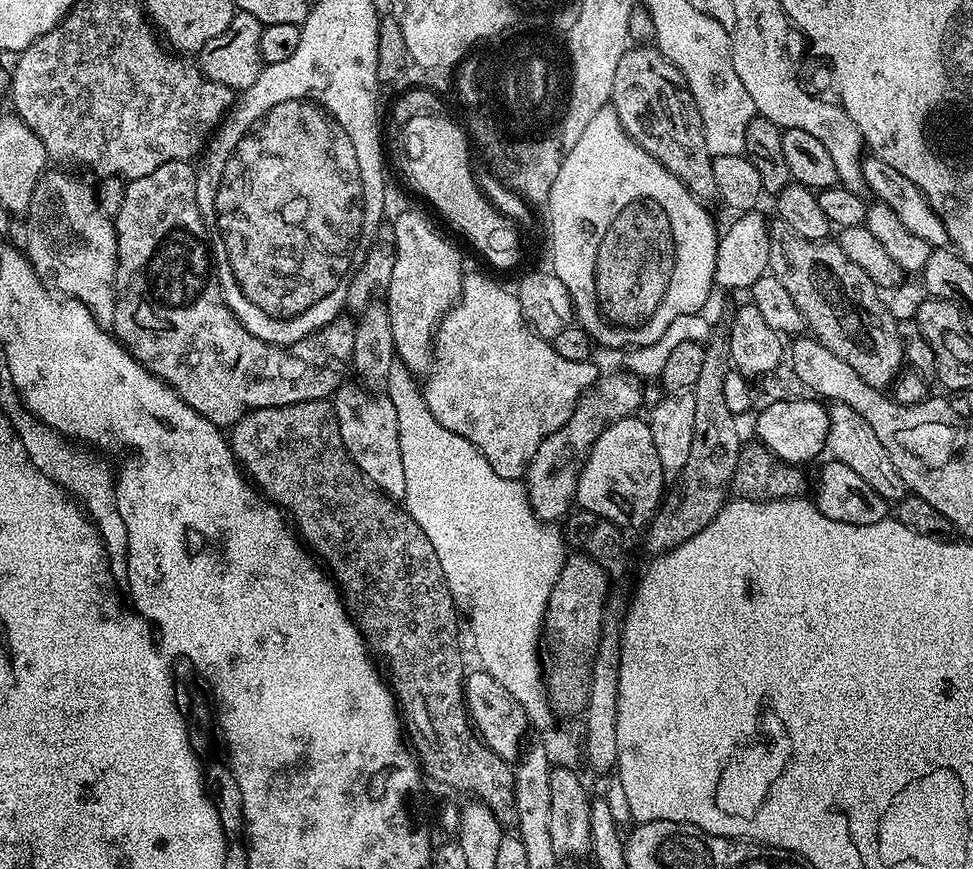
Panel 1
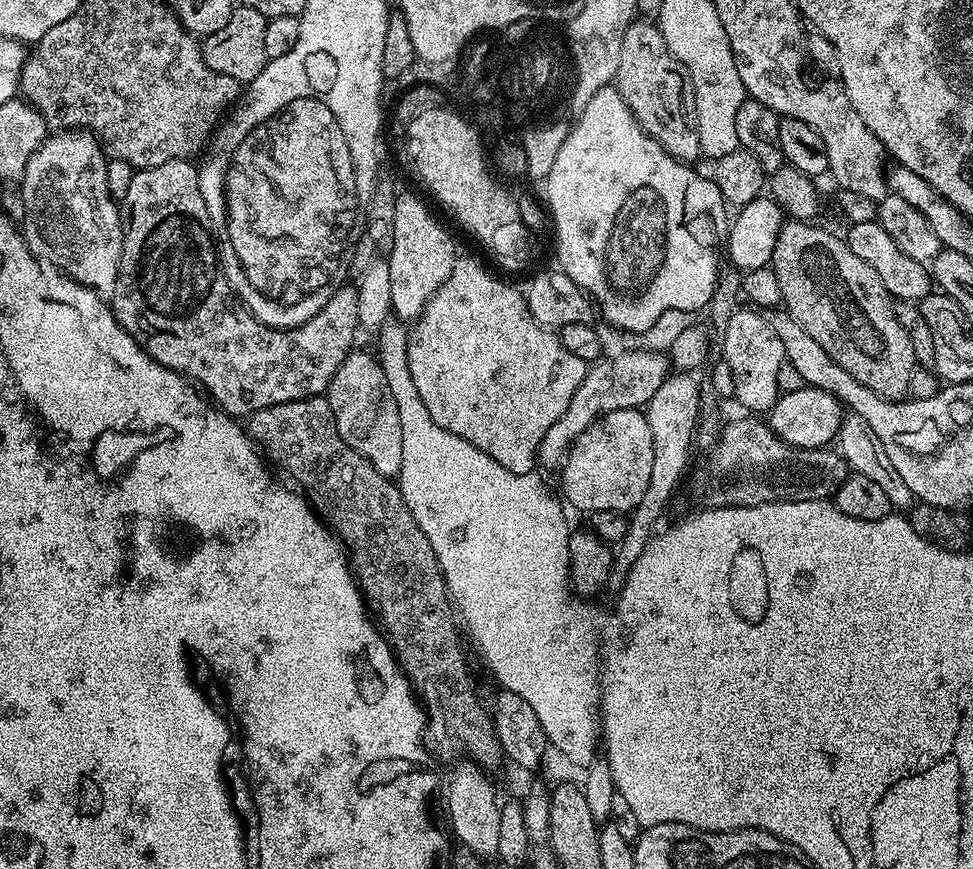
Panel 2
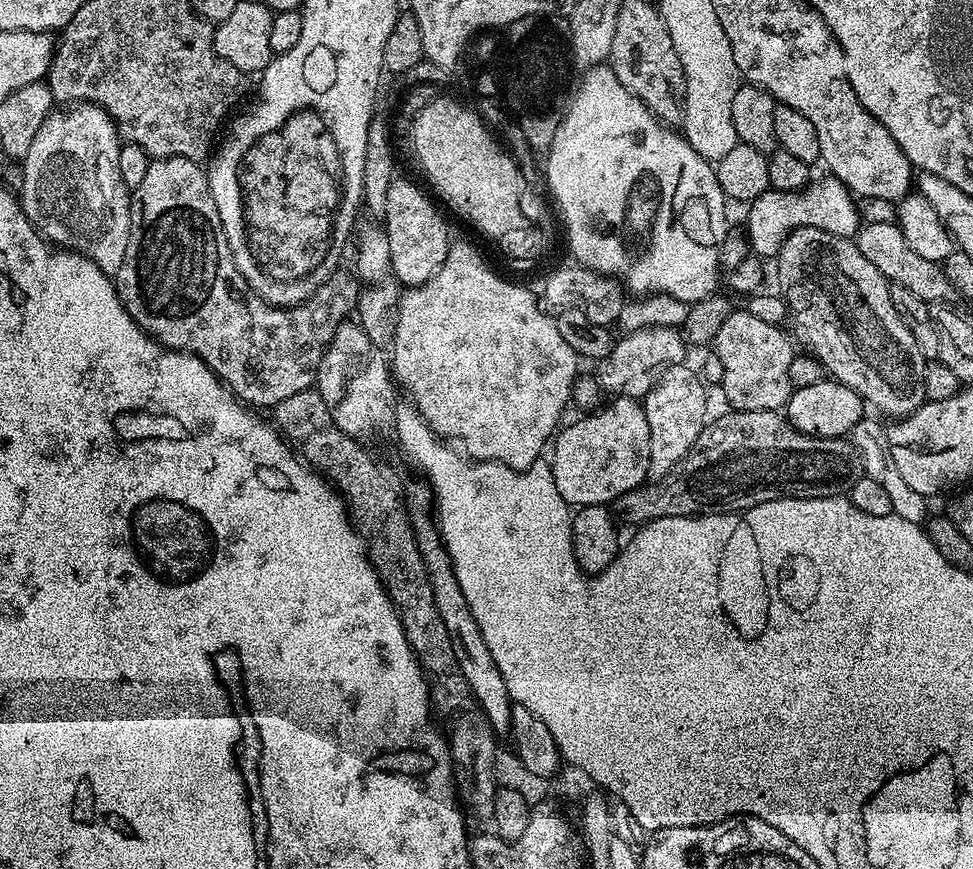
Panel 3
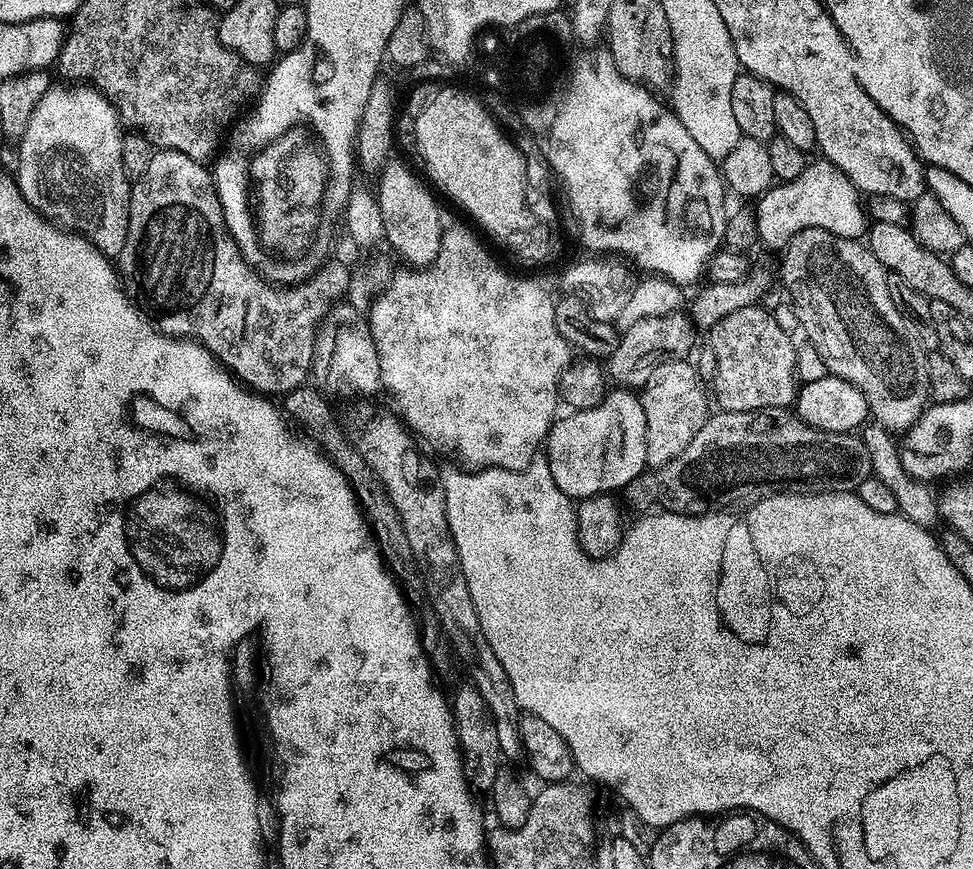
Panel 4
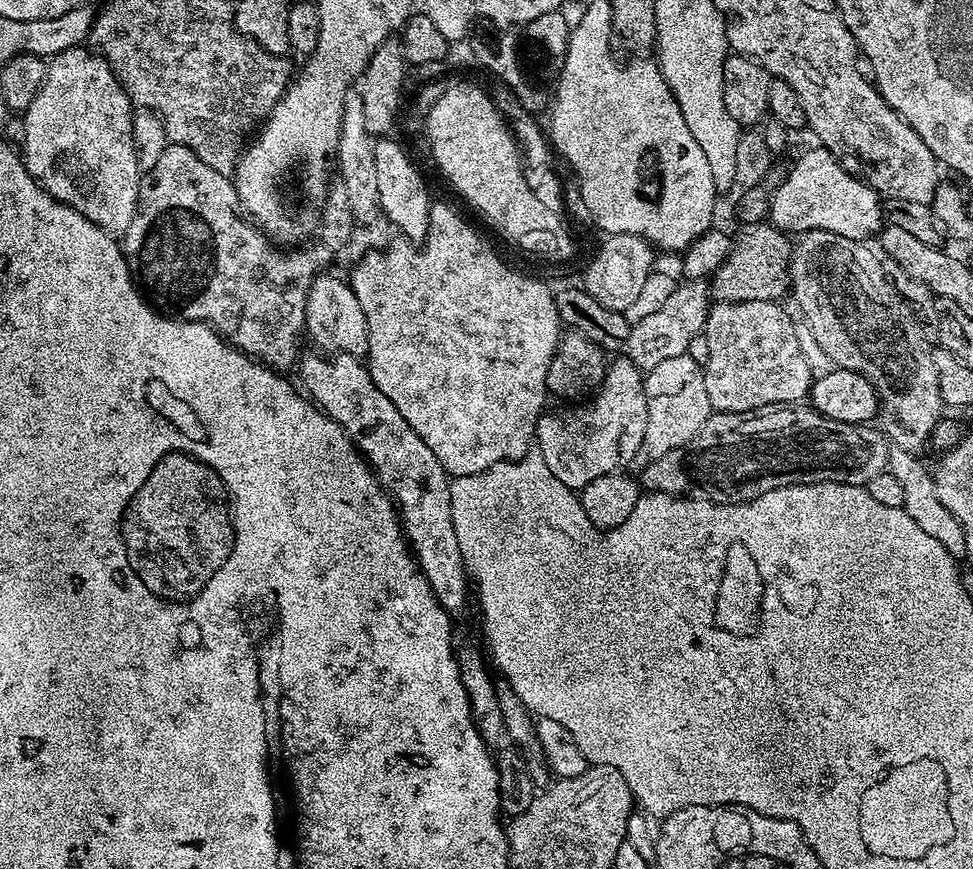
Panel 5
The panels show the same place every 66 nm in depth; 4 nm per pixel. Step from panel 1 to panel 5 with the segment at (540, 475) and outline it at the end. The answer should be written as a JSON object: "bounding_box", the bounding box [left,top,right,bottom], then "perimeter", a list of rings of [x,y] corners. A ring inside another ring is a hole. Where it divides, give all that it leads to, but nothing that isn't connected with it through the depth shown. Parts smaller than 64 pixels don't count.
{"bounding_box":[626,279,710,370],"perimeter":[[[685,279],[684,284],[677,283],[673,293],[660,308],[632,325],[626,355],[629,360],[642,370],[658,366],[658,362],[666,362],[666,358],[678,358],[687,353],[690,342],[701,335],[710,307],[710,284],[708,280]]]}

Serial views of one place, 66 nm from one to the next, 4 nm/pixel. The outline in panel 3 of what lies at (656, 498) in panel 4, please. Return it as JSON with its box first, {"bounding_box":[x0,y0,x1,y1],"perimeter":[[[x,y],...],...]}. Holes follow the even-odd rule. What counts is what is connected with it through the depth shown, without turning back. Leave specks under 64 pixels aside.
{"bounding_box":[614,411,862,525],"perimeter":[[[729,411],[729,416],[720,416],[709,423],[698,434],[694,446],[666,474],[664,479],[645,483],[643,486],[622,494],[614,502],[614,516],[617,521],[635,525],[636,516],[640,522],[656,519],[657,516],[699,516],[704,513],[739,514],[762,502],[782,498],[826,498],[851,493],[854,482],[862,475],[860,457],[855,448],[844,438],[818,438],[804,436],[797,432],[779,411],[738,412]]]}

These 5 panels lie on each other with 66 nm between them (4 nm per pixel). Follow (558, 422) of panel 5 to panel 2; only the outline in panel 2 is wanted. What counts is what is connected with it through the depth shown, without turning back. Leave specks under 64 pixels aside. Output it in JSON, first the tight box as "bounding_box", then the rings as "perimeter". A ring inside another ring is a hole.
{"bounding_box":[559,408,654,514],"perimeter":[[[639,408],[614,410],[601,416],[571,441],[568,459],[559,473],[560,484],[564,487],[563,499],[568,499],[578,511],[586,514],[600,511],[631,513],[639,508],[646,488],[650,486],[650,469],[653,467],[654,442],[647,415]]]}

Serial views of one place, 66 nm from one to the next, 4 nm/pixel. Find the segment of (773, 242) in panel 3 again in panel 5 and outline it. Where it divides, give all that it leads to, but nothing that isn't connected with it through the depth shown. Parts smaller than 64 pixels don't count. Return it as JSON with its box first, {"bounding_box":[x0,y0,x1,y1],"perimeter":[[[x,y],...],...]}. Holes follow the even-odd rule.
{"bounding_box":[770,146,886,241],"perimeter":[[[815,146],[804,152],[788,170],[788,180],[772,194],[770,220],[785,234],[803,234],[810,230],[826,230],[842,234],[842,238],[867,241],[881,231],[886,208],[880,193],[858,176],[852,176],[830,154],[827,148]]]}

